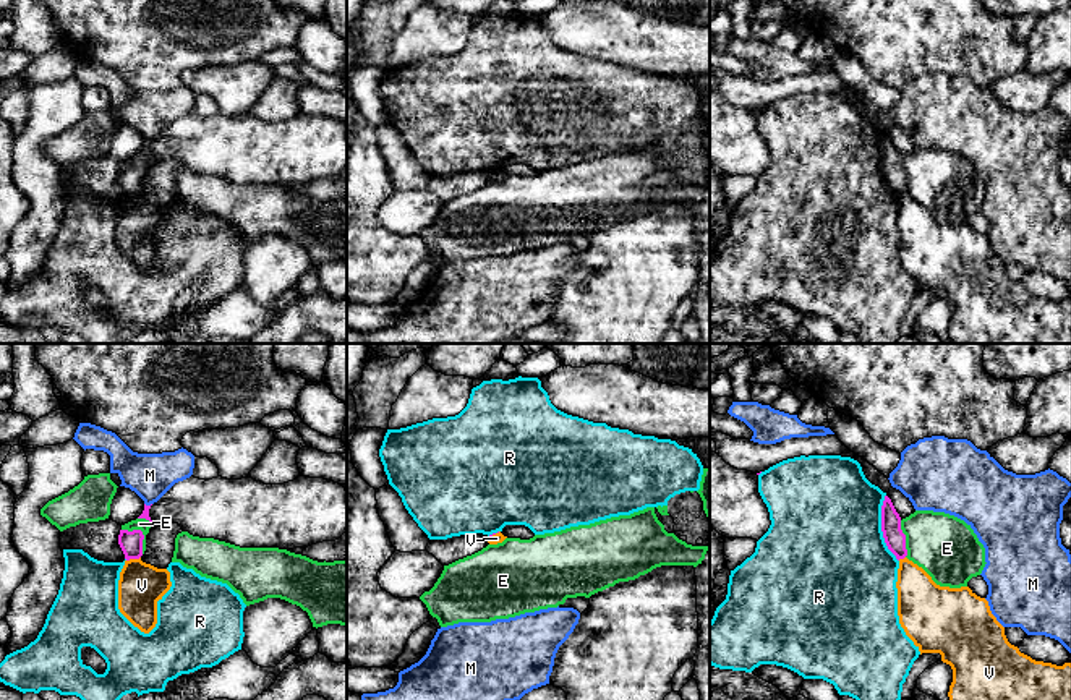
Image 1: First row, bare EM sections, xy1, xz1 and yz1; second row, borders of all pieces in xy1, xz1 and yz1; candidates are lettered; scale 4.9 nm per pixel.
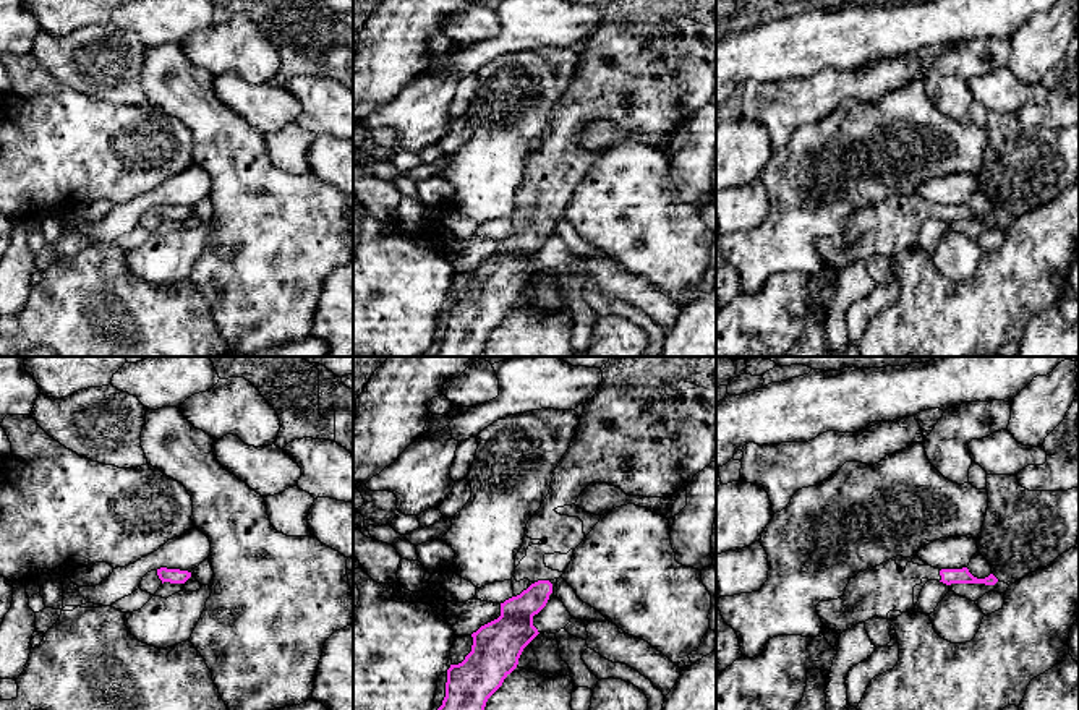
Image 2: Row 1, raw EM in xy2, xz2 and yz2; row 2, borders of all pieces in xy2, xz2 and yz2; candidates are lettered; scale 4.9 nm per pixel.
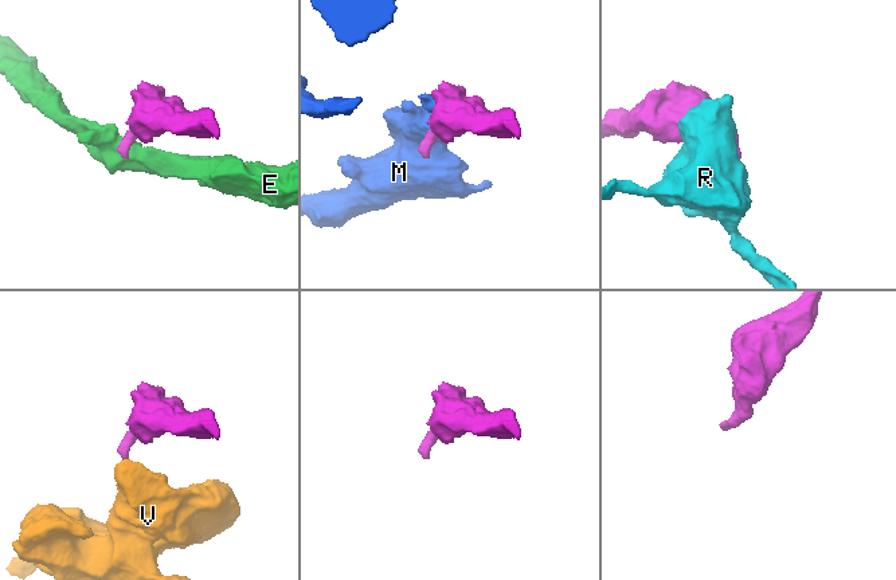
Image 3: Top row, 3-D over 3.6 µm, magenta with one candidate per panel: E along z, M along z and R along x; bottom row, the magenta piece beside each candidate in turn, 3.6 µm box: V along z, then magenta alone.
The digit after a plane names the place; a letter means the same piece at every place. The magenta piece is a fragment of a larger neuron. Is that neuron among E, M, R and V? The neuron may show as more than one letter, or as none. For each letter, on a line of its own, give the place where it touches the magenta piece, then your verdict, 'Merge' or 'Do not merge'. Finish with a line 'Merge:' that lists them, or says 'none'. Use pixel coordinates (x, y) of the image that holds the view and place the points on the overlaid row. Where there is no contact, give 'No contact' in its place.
E: Touches magenta at xy1 (141, 533). Do not merge
M: Touches magenta at xy1 (148, 506). Do not merge
R: Touches magenta at yz1 (882, 529). Do not merge
V: Touches magenta at xy1 (133, 558). Do not merge
Merge: none

